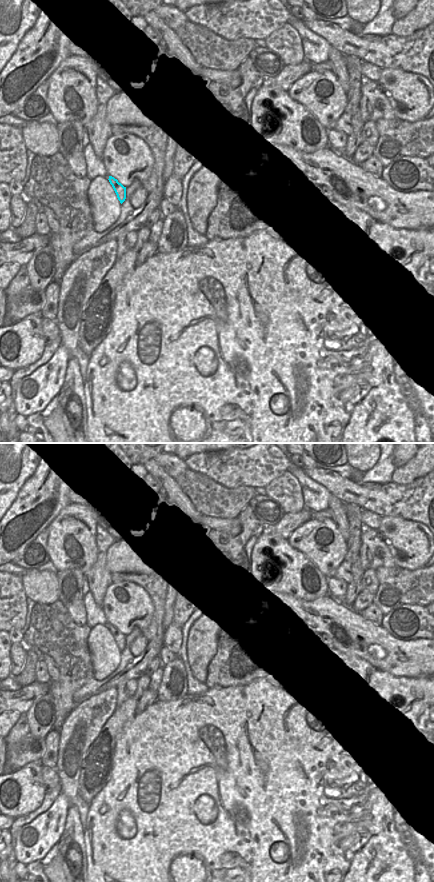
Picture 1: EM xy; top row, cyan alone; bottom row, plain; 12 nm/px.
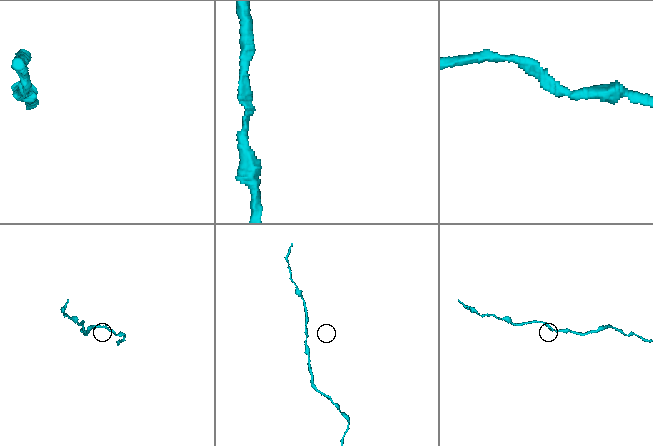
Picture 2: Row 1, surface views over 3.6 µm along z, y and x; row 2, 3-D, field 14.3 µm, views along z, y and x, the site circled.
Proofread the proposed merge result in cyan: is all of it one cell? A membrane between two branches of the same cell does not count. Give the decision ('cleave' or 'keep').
keep

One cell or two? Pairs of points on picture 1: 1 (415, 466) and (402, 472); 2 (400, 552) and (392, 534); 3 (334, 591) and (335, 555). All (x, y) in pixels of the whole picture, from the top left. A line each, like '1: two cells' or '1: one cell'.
1: one cell
2: one cell
3: two cells

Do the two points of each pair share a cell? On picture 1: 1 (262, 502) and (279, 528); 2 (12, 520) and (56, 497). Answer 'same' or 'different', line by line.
1: different
2: same

